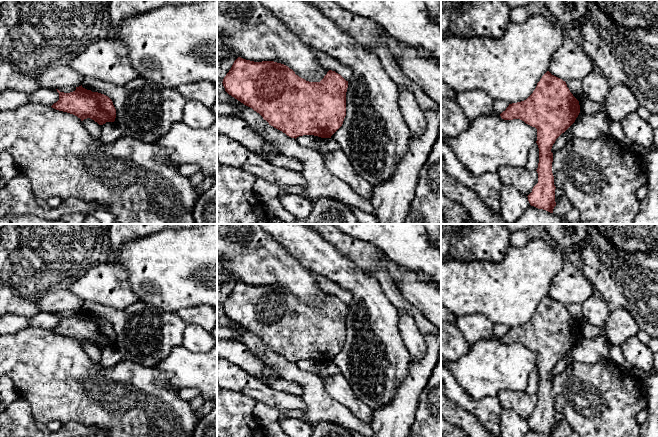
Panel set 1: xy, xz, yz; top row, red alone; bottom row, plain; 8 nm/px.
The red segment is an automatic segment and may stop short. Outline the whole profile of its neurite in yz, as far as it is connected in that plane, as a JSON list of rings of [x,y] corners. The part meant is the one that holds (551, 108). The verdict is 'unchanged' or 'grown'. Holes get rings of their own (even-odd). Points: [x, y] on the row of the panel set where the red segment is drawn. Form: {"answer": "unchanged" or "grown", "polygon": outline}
{"answer": "unchanged", "polygon": [[[547,71],[526,100],[509,104],[500,114],[504,120],[520,119],[537,129],[538,183],[527,196],[531,206],[553,213],[556,187],[551,149],[556,139],[575,122],[579,113],[579,101],[570,92],[566,82]]]}

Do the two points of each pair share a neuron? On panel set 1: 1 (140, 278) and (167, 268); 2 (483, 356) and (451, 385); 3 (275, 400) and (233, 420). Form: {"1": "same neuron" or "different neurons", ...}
{"1": "same neuron", "2": "different neurons", "3": "different neurons"}

